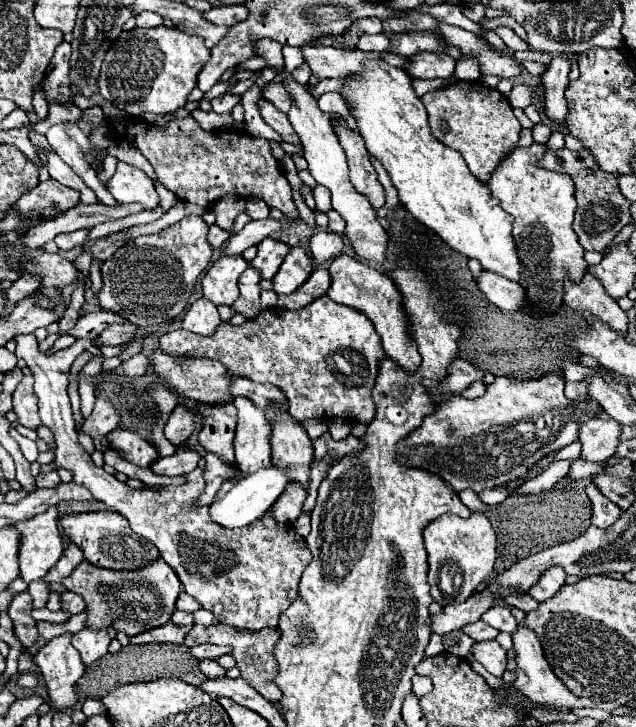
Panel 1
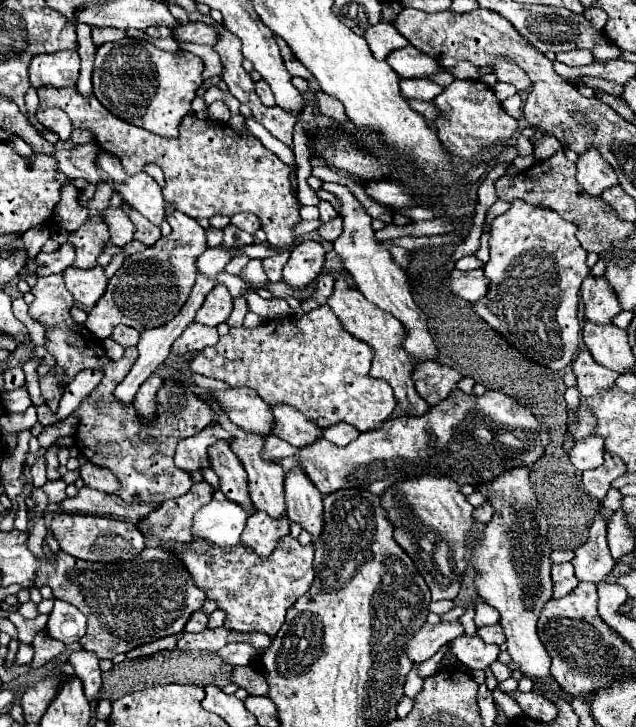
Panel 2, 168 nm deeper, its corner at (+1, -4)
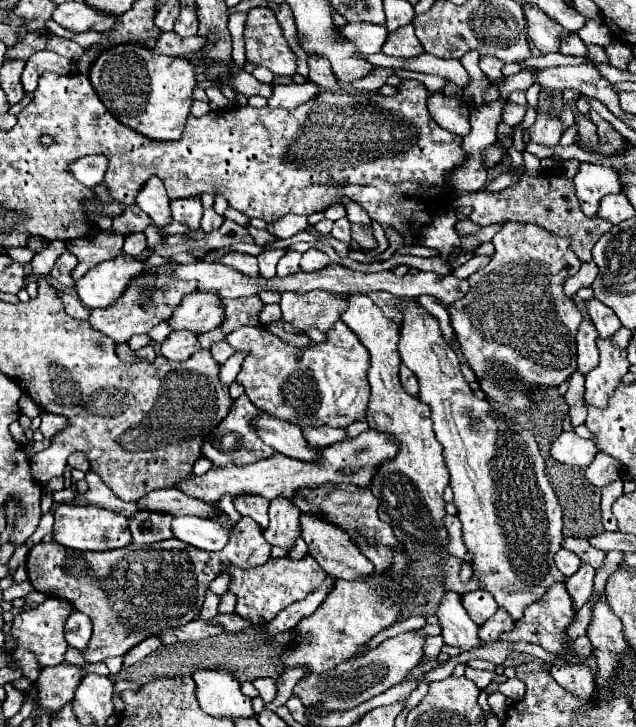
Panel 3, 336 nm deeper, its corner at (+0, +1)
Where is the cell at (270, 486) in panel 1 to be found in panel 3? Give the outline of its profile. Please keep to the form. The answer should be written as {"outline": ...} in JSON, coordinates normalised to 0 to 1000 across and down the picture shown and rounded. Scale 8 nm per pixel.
{"outline":[[[291,708],[272,714],[272,736],[281,744],[291,744],[319,758],[344,758],[357,750],[363,728],[354,728],[338,711],[310,711]]]}

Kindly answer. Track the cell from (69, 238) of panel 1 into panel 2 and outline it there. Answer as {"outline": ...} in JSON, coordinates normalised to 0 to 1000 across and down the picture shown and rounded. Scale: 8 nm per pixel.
{"outline":[[[107,333],[82,349],[60,349],[60,380],[79,380],[79,377],[91,377],[97,374],[104,366],[110,366],[116,360],[116,338],[110,338]]]}

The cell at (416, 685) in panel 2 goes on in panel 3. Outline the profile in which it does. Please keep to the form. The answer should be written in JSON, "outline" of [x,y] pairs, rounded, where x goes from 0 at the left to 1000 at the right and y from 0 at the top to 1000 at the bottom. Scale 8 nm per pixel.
{"outline":[[[675,876],[675,882],[668,884],[668,898],[665,898],[665,906],[659,909],[659,915],[671,915],[678,909],[687,906],[687,901],[693,898],[693,890],[697,890],[697,876]]]}

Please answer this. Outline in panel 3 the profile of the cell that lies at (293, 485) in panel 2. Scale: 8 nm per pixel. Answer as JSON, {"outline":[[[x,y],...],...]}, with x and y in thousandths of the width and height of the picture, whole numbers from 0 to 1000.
{"outline":[[[473,706],[470,711],[473,717],[473,739],[480,741],[480,747],[486,750],[486,761],[502,772],[502,777],[524,794],[539,794],[546,799],[558,799],[564,794],[577,794],[586,788],[586,777],[583,772],[577,772],[577,766],[568,763],[568,758],[555,750],[555,744],[549,741],[546,730],[533,728],[530,722],[508,717],[505,706]]]}

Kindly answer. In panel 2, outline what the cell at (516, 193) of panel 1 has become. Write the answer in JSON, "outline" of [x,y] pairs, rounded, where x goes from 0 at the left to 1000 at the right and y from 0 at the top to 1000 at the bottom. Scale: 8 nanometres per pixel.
{"outline":[[[808,275],[802,289],[774,305],[770,316],[770,358],[761,363],[761,377],[770,385],[770,399],[764,410],[755,410],[742,418],[745,432],[767,443],[767,448],[789,459],[811,481],[821,481],[833,495],[858,503],[865,509],[887,509],[906,490],[912,468],[912,391],[928,377],[921,366],[921,344],[915,344],[906,330],[906,311],[893,303],[884,303],[871,289],[843,286],[821,275]]]}

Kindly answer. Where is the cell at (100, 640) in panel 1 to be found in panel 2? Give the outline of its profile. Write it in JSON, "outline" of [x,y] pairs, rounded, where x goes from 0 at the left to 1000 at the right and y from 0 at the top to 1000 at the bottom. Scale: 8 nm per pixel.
{"outline":[[[126,894],[126,897],[113,897],[110,905],[113,916],[119,919],[119,930],[126,933],[129,944],[132,944],[132,955],[142,966],[154,966],[157,963],[157,944],[160,944],[160,924],[154,919],[154,905],[148,905],[145,897]]]}

